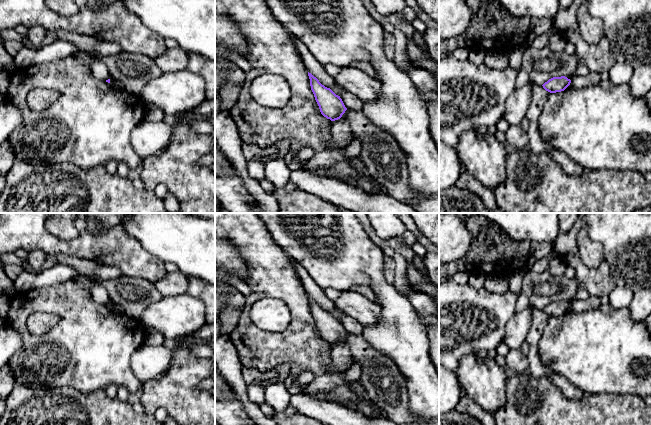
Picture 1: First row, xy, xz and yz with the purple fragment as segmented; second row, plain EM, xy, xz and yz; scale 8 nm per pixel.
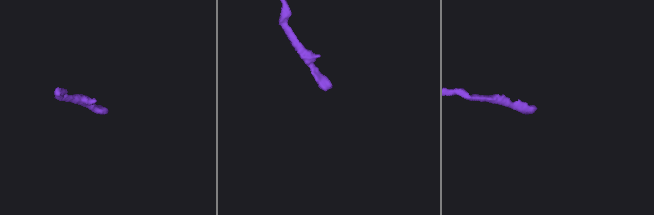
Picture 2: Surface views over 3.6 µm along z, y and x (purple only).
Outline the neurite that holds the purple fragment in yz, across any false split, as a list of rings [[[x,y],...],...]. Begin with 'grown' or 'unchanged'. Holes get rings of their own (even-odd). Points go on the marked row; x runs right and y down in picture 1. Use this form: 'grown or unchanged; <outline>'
unchanged; [[[561,76],[549,79],[542,86],[546,91],[550,93],[556,93],[564,91],[570,85],[570,83],[571,83],[570,79],[568,79],[565,76]]]

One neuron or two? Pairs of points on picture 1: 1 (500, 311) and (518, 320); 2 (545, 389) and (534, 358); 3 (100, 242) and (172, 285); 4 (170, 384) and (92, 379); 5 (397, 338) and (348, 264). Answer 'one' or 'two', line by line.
1: two
2: two
3: two
4: two
5: one

